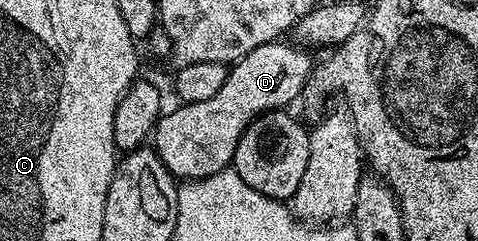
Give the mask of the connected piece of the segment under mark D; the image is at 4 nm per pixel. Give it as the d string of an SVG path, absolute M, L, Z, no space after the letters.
M289 41L259 45L259 49L251 49L247 57L229 67L229 76L219 93L207 97L207 101L181 103L173 113L162 115L151 143L174 179L206 179L226 170L232 164L239 137L243 137L251 121L268 111L288 108L288 103L302 98L305 82L315 66L315 59L309 55L306 48Z

